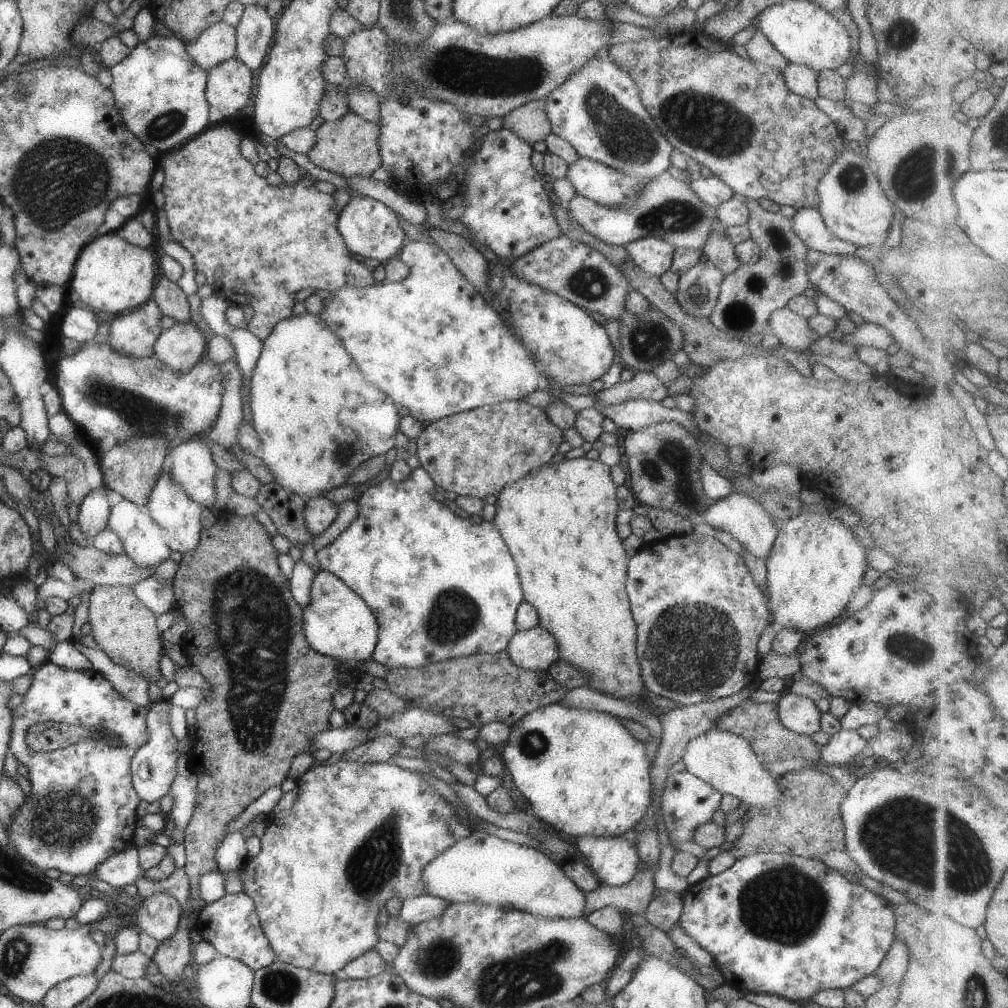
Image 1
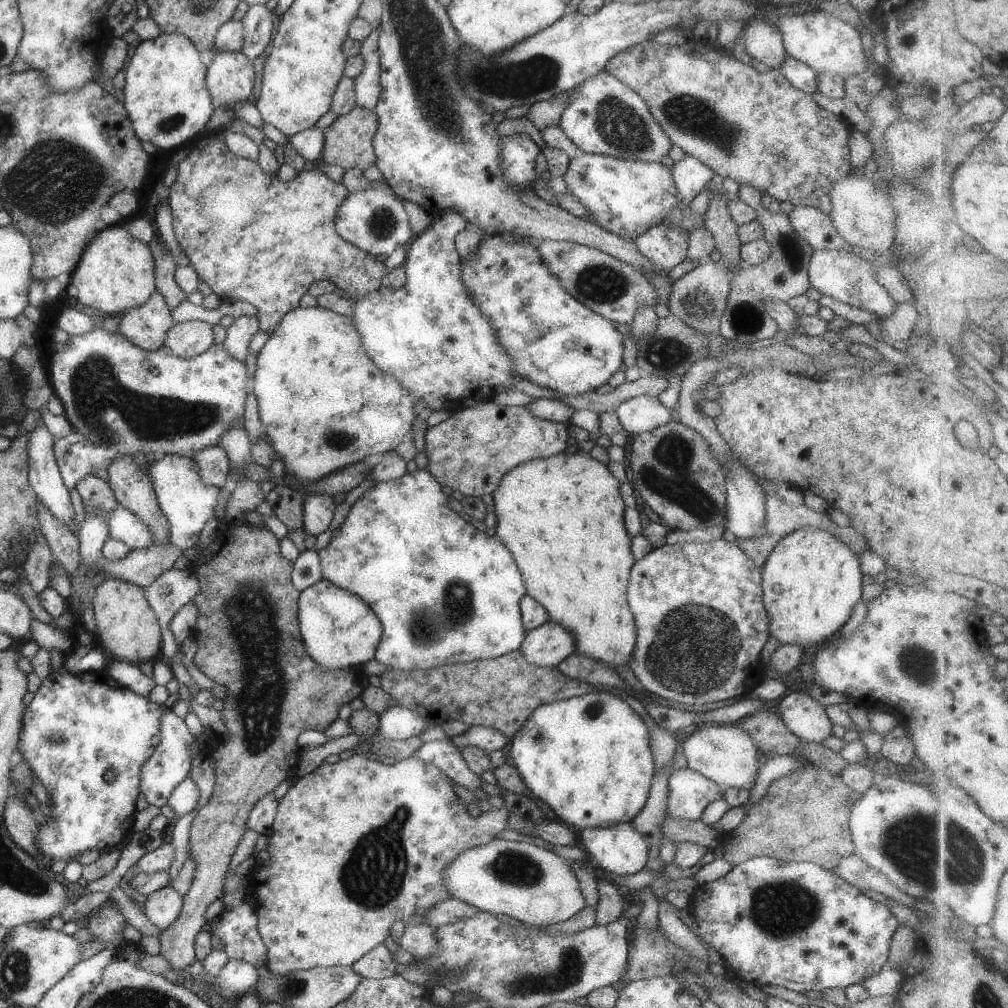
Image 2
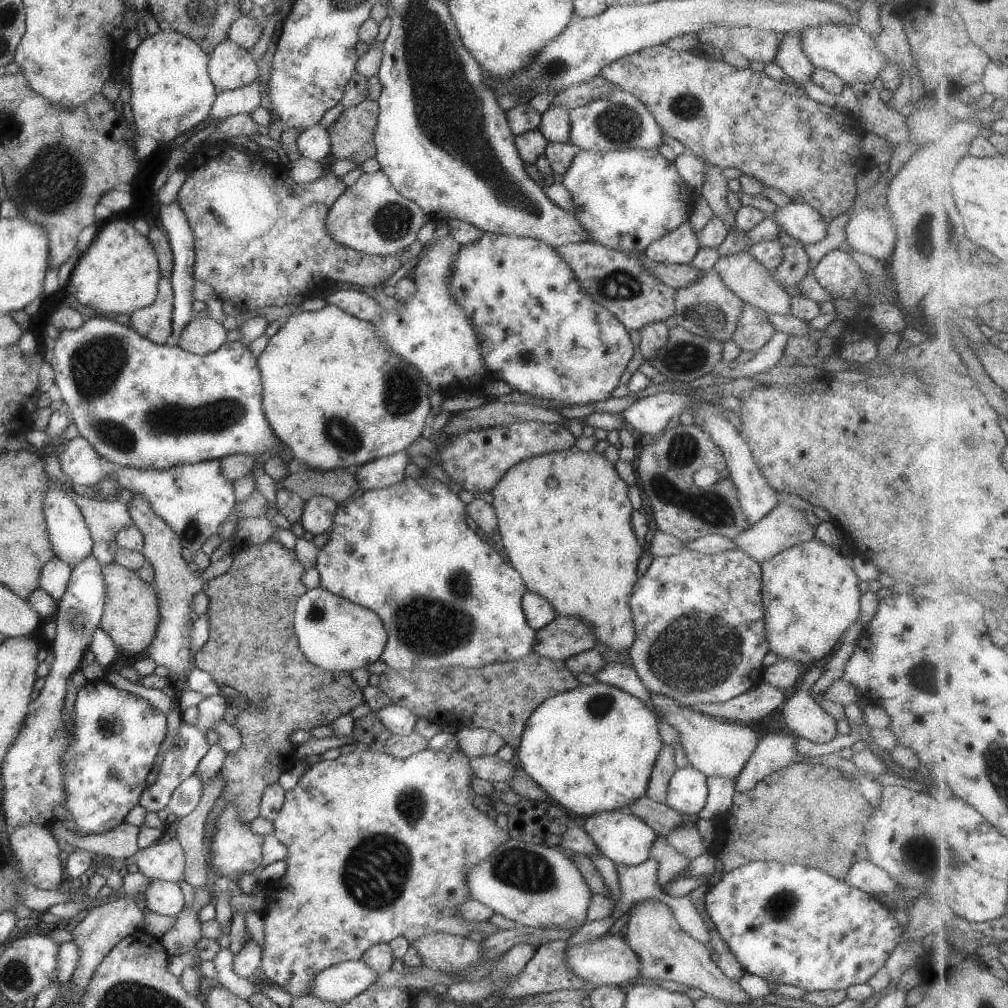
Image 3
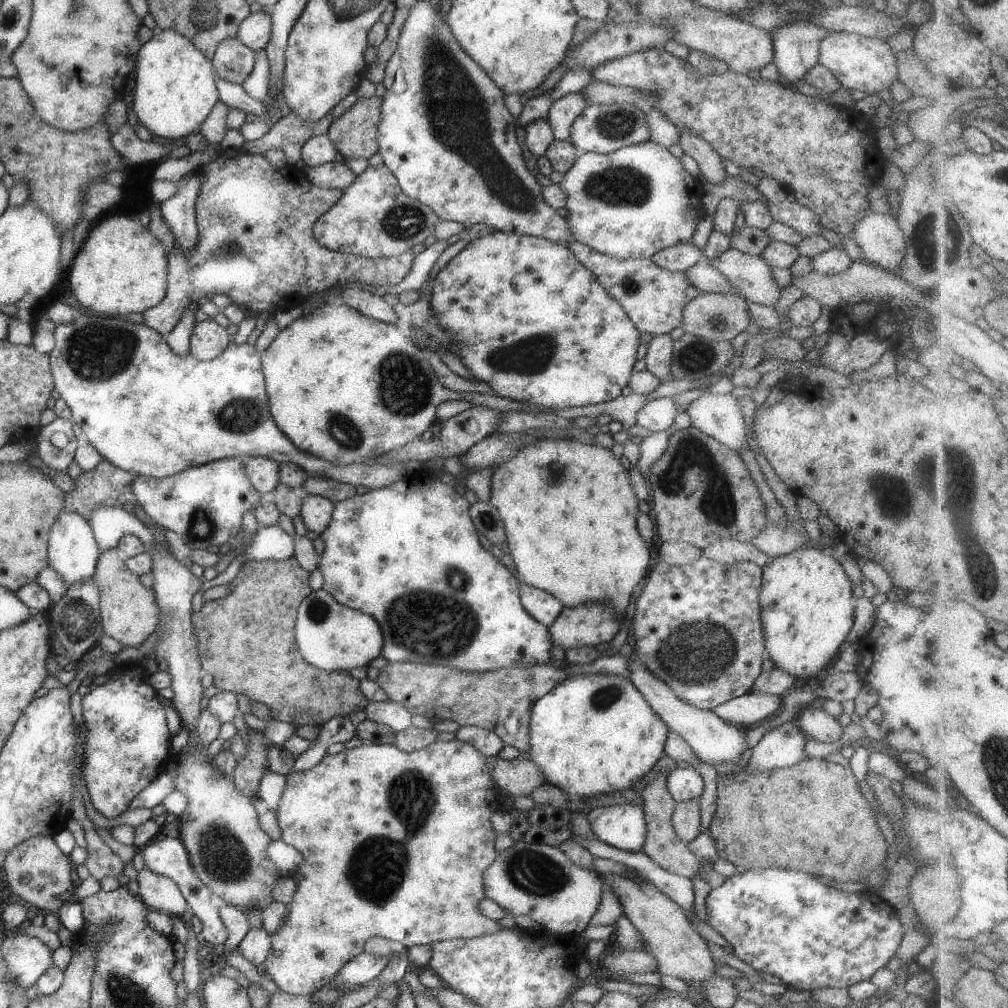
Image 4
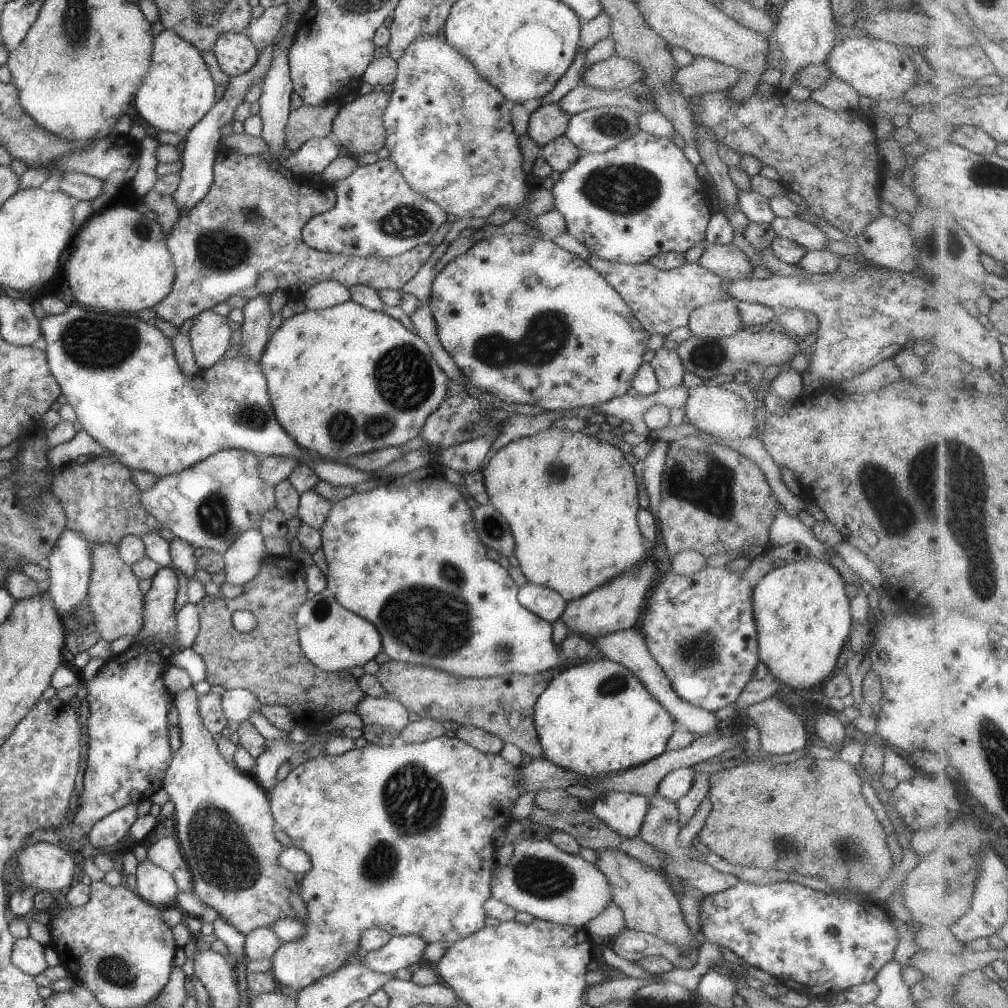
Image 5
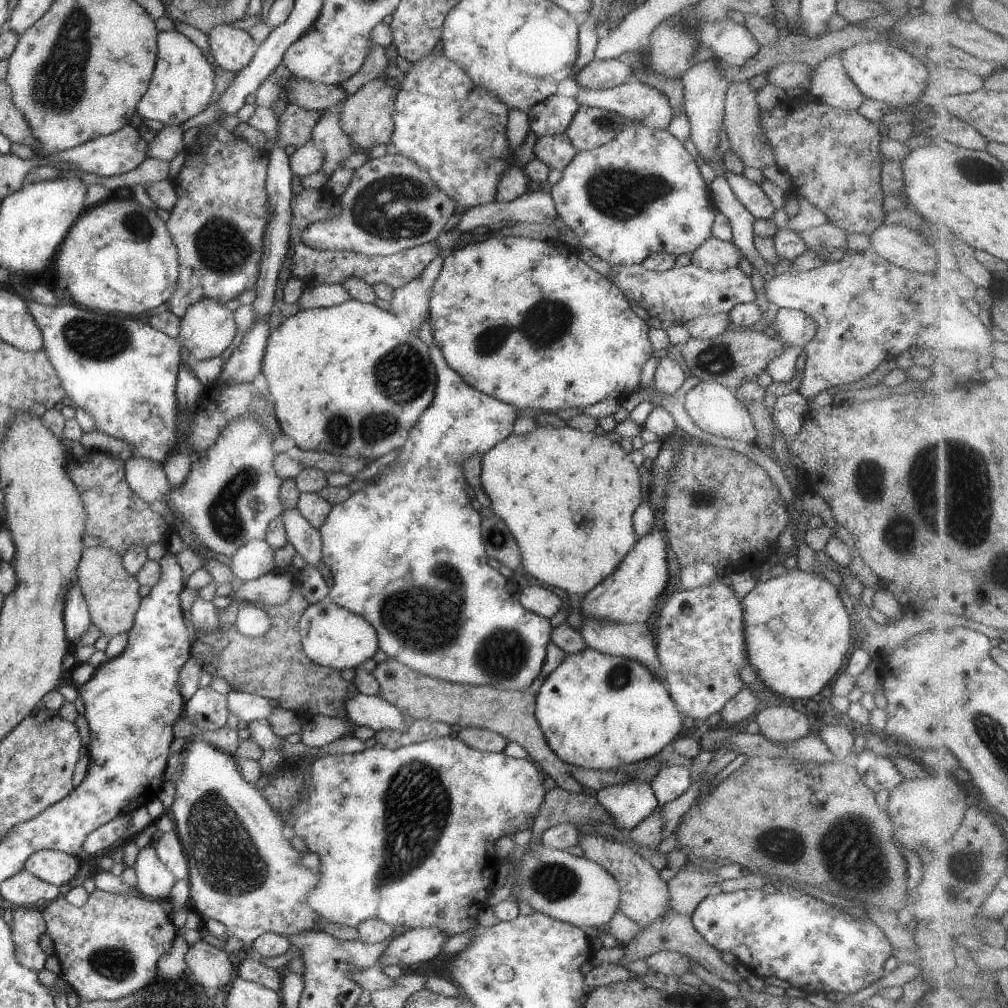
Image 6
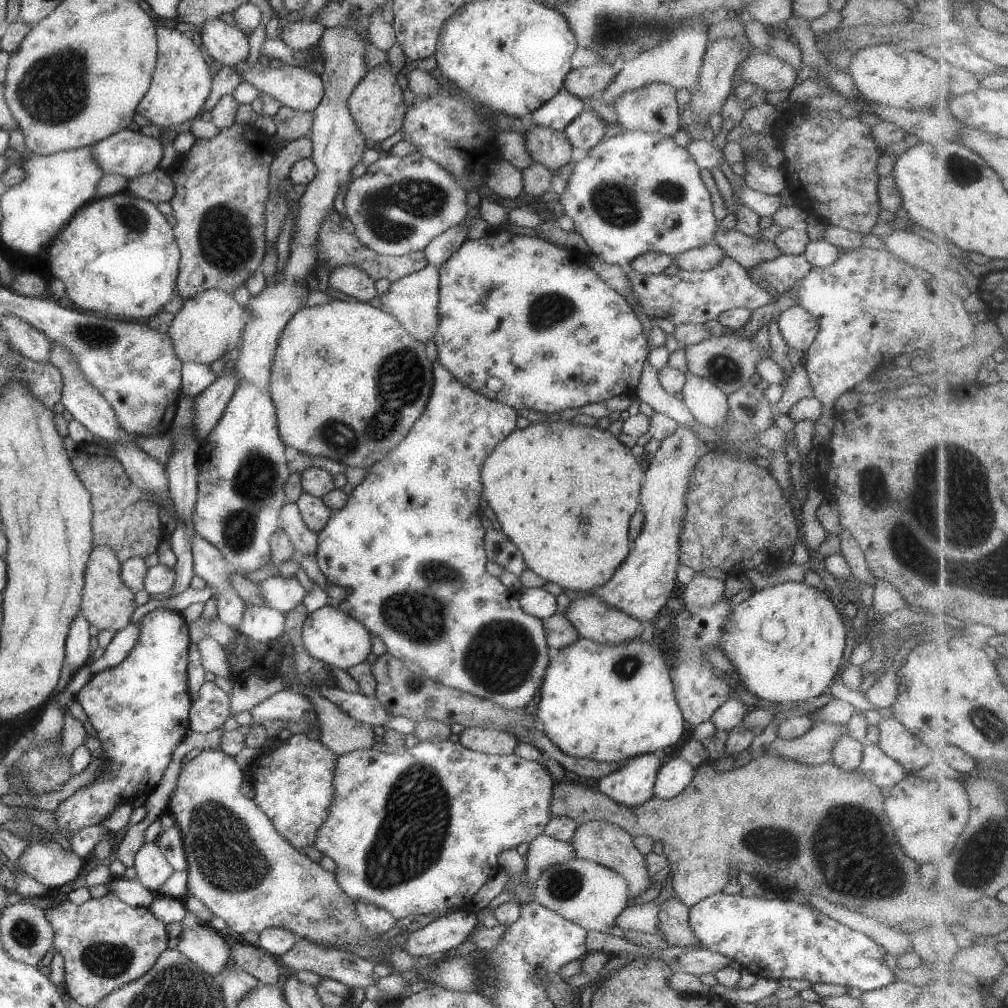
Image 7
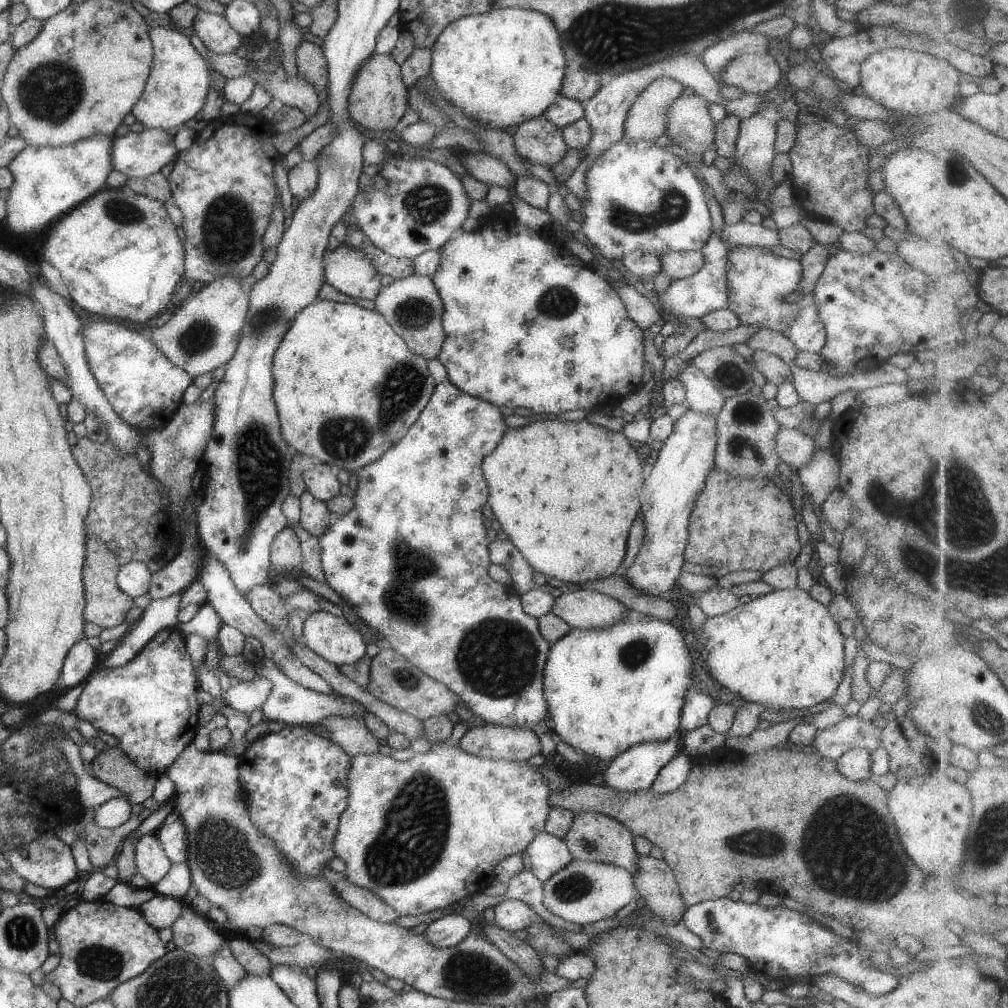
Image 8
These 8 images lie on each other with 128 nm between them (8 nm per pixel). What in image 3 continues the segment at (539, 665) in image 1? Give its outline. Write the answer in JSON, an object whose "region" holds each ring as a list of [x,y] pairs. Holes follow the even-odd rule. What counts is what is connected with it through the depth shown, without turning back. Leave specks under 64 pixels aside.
{"region":[[[556,615],[551,622],[535,631],[532,644],[532,652],[537,656],[564,661],[574,654],[592,649],[595,636],[587,622],[573,616]]]}

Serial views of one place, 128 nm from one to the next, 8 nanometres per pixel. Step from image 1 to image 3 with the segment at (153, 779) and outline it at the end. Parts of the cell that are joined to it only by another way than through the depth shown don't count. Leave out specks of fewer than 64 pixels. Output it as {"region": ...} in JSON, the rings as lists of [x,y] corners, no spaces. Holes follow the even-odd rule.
{"region":[[[181,722],[179,732],[171,738],[169,748],[165,750],[161,764],[157,766],[157,777],[153,784],[145,786],[138,800],[139,806],[147,812],[157,812],[167,804],[171,793],[185,778],[191,776],[196,769],[197,763],[203,755],[209,750],[209,745],[205,738],[205,730],[203,726],[190,726],[185,722]]]}

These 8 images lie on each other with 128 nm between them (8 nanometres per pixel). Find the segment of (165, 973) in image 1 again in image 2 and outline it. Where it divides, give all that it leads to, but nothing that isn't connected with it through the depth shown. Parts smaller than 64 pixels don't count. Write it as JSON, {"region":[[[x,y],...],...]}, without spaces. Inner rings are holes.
{"region":[[[225,520],[222,521],[213,542],[203,549],[197,548],[192,568],[199,588],[190,601],[199,612],[191,634],[197,646],[192,663],[201,674],[227,688],[220,711],[227,732],[225,740],[215,739],[212,747],[206,751],[215,766],[215,780],[209,800],[197,810],[189,827],[188,850],[195,862],[195,876],[189,890],[182,896],[182,907],[177,918],[158,937],[158,954],[176,971],[195,960],[193,940],[207,923],[203,918],[205,909],[222,894],[225,871],[246,830],[249,810],[255,801],[260,802],[260,798],[272,792],[281,781],[292,777],[299,753],[296,743],[298,734],[304,730],[322,732],[338,718],[339,708],[343,704],[350,704],[363,689],[352,667],[323,668],[307,654],[297,620],[298,592],[289,578],[294,562],[281,556],[280,540],[263,524],[227,524]]]}

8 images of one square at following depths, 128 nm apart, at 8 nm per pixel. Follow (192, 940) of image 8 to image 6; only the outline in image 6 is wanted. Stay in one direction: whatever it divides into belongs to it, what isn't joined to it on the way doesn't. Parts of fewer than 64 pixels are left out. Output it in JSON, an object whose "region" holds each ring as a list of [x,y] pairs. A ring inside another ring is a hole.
{"region":[[[203,938],[187,946],[184,959],[201,986],[211,991],[218,986],[224,987],[232,978],[228,954],[209,945]]]}

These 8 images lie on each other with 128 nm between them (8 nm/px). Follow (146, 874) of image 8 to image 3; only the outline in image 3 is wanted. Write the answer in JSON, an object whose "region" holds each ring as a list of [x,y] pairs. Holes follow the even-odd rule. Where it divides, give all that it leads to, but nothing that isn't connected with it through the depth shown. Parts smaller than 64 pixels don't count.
{"region":[[[151,880],[144,892],[145,910],[165,916],[175,916],[185,904],[183,894],[177,883]]]}

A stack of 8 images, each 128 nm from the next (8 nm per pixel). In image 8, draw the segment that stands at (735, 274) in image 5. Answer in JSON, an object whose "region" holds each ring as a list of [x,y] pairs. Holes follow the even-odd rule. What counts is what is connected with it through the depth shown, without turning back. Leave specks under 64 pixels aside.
{"region":[[[704,250],[699,251],[675,251],[659,256],[659,266],[665,276],[671,280],[679,280],[695,273],[703,266]]]}

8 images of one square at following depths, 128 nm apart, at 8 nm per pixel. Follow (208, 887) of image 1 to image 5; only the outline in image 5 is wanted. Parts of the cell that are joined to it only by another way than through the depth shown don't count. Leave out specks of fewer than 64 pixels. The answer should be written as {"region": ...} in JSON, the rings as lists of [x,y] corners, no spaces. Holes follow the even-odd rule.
{"region":[[[450,733],[411,745],[398,742],[396,745],[378,746],[369,743],[363,748],[354,747],[341,755],[323,754],[295,766],[267,796],[276,828],[291,839],[294,848],[301,849],[309,856],[311,864],[311,869],[302,876],[298,892],[307,908],[307,916],[301,923],[304,934],[293,941],[281,942],[277,951],[269,958],[270,971],[277,989],[287,988],[297,994],[315,980],[336,972],[356,954],[360,935],[372,927],[387,932],[390,938],[414,935],[425,944],[455,943],[484,928],[486,917],[482,905],[490,898],[490,877],[497,867],[492,858],[494,849],[491,833],[495,827],[507,825],[511,820],[510,809],[514,800],[526,792],[518,786],[518,768],[519,766],[507,763],[498,754],[480,752]]]}

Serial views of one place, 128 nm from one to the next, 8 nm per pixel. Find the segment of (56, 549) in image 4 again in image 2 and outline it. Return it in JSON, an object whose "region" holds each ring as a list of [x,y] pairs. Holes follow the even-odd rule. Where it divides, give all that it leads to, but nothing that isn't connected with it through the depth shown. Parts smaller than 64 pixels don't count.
{"region":[[[41,420],[38,421],[37,424],[35,424],[35,428],[29,432],[29,440],[27,440],[27,444],[25,444],[28,461],[28,483],[34,490],[38,502],[43,504],[43,506],[47,506],[47,510],[49,510],[59,522],[65,522],[67,528],[71,528],[73,532],[76,532],[78,526],[72,523],[73,509],[71,508],[71,502],[69,502],[69,493],[62,482],[52,453],[51,446],[53,440],[54,438],[49,434],[49,431],[45,428]]]}

